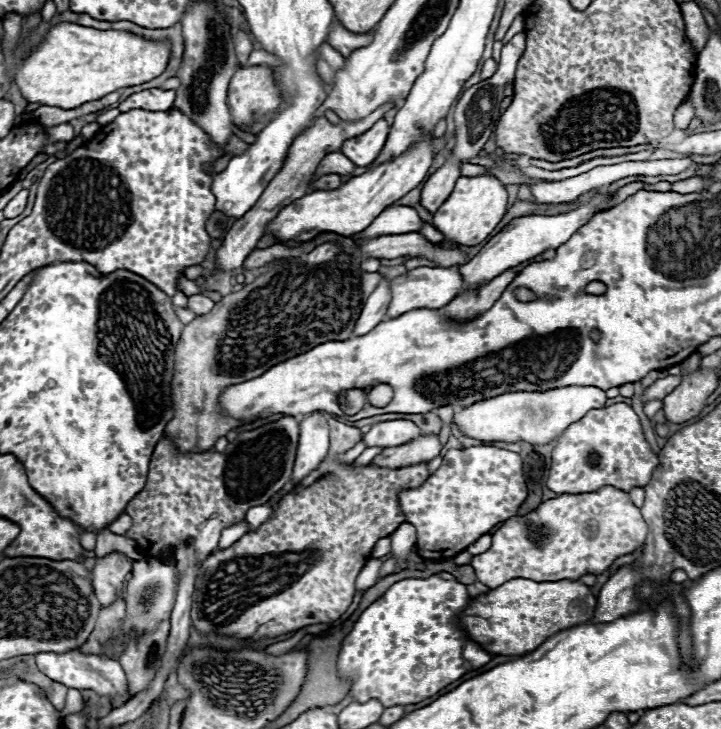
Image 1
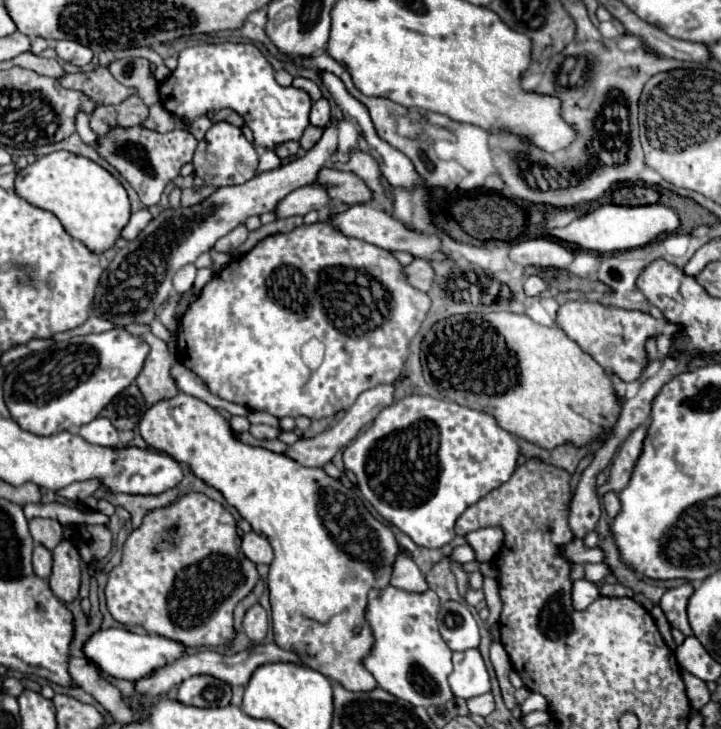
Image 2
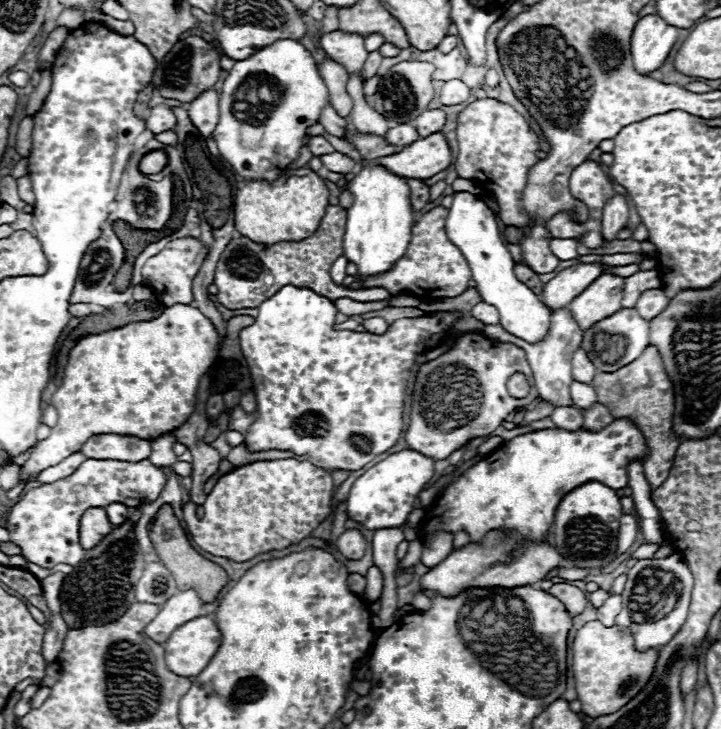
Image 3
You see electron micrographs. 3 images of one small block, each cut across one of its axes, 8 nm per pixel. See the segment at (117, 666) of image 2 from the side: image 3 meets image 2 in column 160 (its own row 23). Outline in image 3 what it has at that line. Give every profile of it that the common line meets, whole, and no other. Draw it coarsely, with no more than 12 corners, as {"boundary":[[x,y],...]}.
{"boundary":[[654,14],[640,18],[630,40],[640,74],[666,62],[678,28]]}

